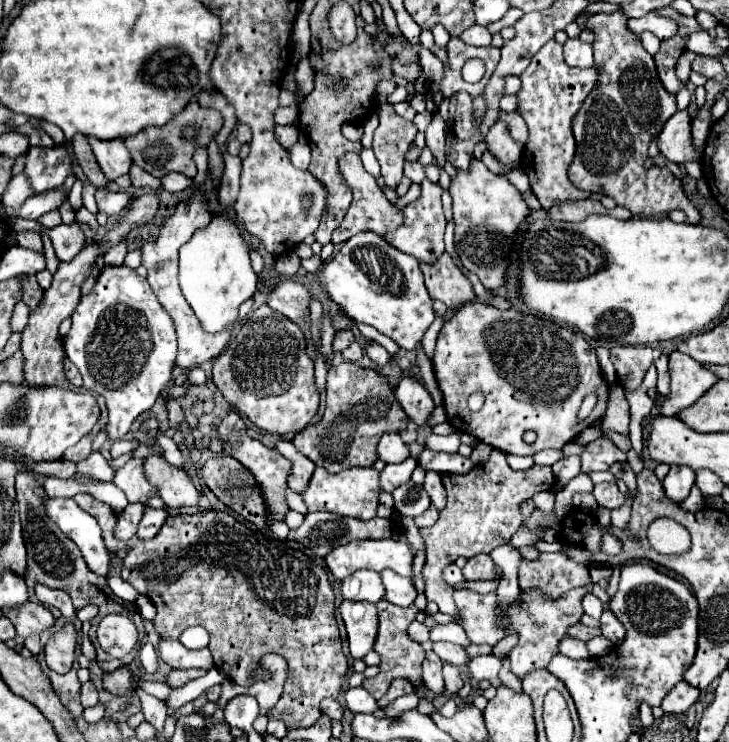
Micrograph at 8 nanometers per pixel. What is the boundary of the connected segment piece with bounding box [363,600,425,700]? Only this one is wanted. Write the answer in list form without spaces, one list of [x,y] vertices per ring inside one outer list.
[[[381,600],[377,604],[377,610],[379,610],[379,636],[375,640],[375,650],[381,654],[381,664],[379,664],[381,672],[375,678],[367,678],[363,682],[363,686],[375,696],[375,700],[379,700],[387,692],[393,678],[407,678],[407,680],[411,680],[411,684],[421,688],[421,664],[425,660],[425,652],[421,648],[421,644],[411,642],[407,636],[407,626],[417,616],[415,606],[411,604],[407,608],[399,608],[387,600]]]

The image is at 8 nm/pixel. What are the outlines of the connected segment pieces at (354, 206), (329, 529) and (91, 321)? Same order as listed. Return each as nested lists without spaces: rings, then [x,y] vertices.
[[[347,154],[339,160],[339,170],[345,178],[345,182],[349,184],[351,192],[353,192],[353,202],[347,210],[347,216],[343,218],[343,222],[339,224],[339,228],[333,232],[333,244],[345,242],[351,236],[355,236],[357,232],[365,232],[365,230],[373,230],[377,234],[385,234],[385,232],[395,232],[395,228],[399,228],[399,224],[403,224],[403,208],[397,208],[393,204],[389,204],[389,200],[385,198],[385,194],[381,192],[381,188],[377,186],[375,178],[371,174],[365,172],[359,154]]]
[[[313,512],[307,514],[303,524],[297,530],[289,530],[289,540],[295,540],[299,544],[311,544],[311,550],[315,556],[327,556],[337,544],[347,544],[351,540],[363,540],[363,538],[391,538],[391,522],[383,518],[371,518],[371,520],[355,520],[337,516],[333,512]]]
[[[105,266],[99,272],[93,288],[81,296],[79,306],[71,316],[71,322],[73,322],[73,342],[81,342],[83,348],[85,344],[89,344],[89,352],[73,352],[73,364],[79,368],[83,376],[83,386],[87,390],[101,394],[107,402],[109,438],[121,440],[129,432],[131,422],[141,412],[149,410],[159,398],[159,394],[171,382],[171,372],[175,368],[175,352],[177,352],[175,324],[171,324],[171,316],[167,316],[167,310],[161,308],[147,280],[137,276],[137,272],[127,266]]]

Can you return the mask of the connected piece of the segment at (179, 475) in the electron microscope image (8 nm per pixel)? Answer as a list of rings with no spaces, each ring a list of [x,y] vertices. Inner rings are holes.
[[[151,454],[145,458],[145,476],[151,486],[157,488],[159,498],[169,510],[199,504],[199,492],[185,468],[177,468],[165,460],[163,454]]]

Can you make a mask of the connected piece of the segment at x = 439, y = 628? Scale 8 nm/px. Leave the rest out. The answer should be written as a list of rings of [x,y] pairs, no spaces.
[[[451,622],[451,624],[437,624],[433,630],[431,630],[431,640],[437,642],[437,640],[449,640],[449,642],[455,642],[459,646],[467,646],[469,640],[467,640],[467,634],[465,630]]]

